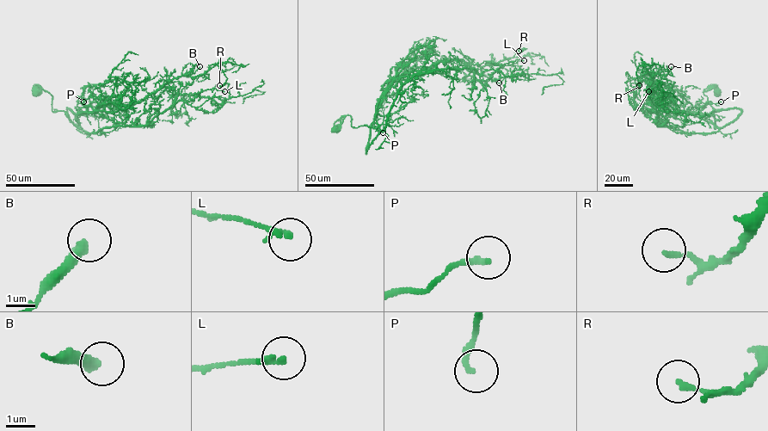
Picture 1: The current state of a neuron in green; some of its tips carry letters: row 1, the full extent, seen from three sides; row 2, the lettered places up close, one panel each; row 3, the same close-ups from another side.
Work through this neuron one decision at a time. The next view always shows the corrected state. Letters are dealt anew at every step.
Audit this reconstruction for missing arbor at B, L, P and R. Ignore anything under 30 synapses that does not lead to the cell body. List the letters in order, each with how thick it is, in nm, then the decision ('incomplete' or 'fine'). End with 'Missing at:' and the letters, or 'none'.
B: calibre 380 nm; fine
L: calibre 200 nm; fine
P: calibre 220 nm; fine
R: calibre 170 nm; fine
Missing at: none

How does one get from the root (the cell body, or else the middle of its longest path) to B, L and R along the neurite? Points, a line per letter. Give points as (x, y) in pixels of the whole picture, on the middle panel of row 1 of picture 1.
B: (335, 127), (346, 115), (353, 127), (378, 127), (378, 101), (390, 85), (440, 62), (476, 64), (499, 83)
L: (335, 127), (349, 115), (353, 127), (384, 130), (415, 75), (470, 68), (498, 79), (500, 68), (524, 60)
R: (335, 127), (346, 115), (378, 127), (378, 101), (402, 75), (519, 51)

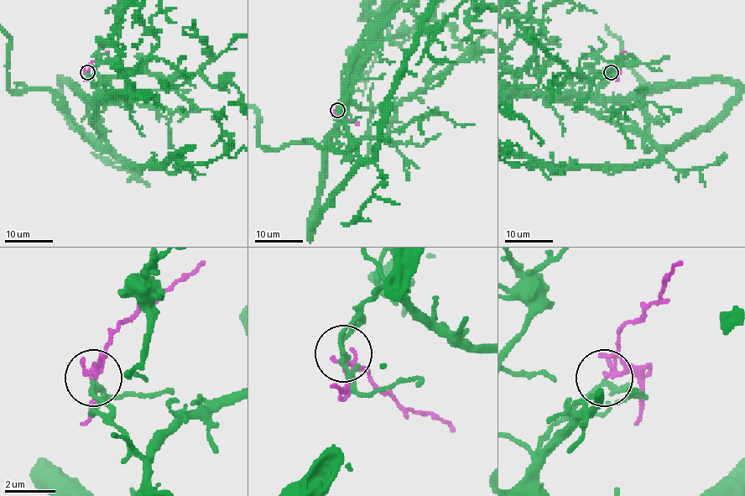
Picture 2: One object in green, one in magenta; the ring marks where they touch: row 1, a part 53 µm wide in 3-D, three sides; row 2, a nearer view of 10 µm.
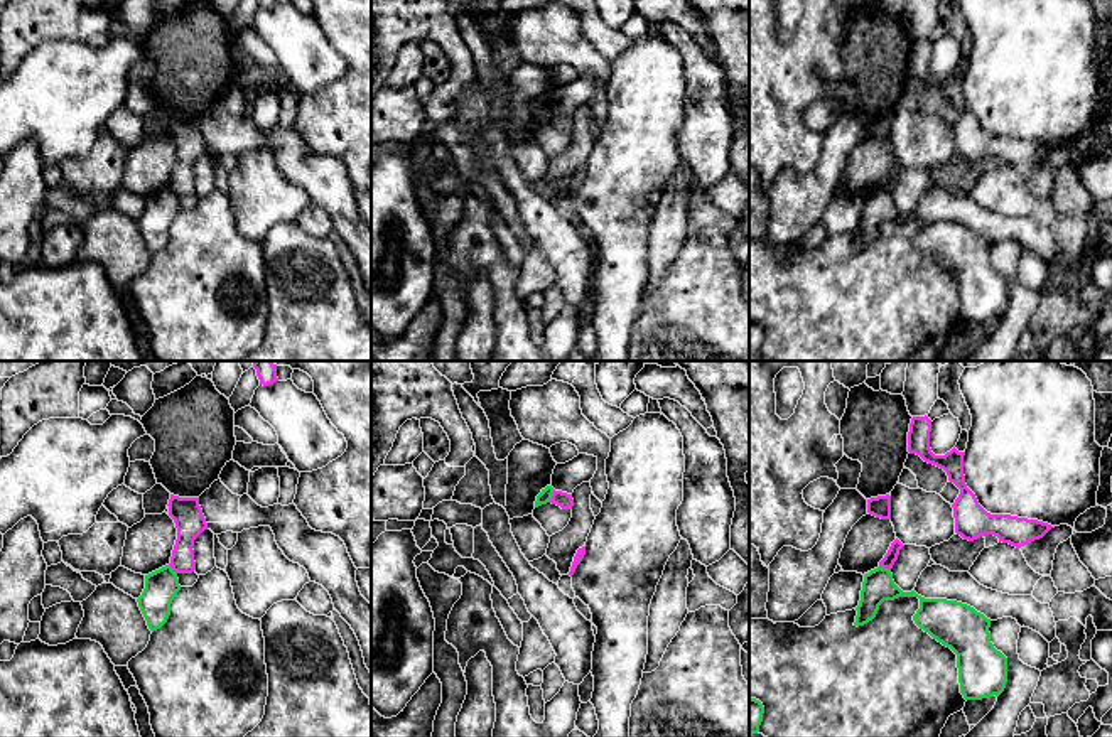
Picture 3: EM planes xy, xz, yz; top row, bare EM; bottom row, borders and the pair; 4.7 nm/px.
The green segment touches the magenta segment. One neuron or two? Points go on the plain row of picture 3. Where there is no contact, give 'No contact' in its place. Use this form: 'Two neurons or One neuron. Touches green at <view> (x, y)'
Two neurons. Touches green at xz (550, 118)

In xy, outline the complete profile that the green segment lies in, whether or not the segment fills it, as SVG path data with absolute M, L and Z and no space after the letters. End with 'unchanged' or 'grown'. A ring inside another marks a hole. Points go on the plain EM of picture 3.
M170 187L145 197L145 211L137 224L152 255L167 245L170 226L179 212L177 194Z | unchanged

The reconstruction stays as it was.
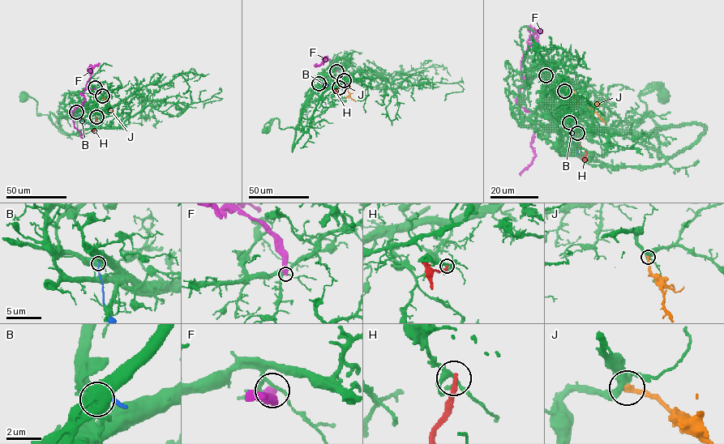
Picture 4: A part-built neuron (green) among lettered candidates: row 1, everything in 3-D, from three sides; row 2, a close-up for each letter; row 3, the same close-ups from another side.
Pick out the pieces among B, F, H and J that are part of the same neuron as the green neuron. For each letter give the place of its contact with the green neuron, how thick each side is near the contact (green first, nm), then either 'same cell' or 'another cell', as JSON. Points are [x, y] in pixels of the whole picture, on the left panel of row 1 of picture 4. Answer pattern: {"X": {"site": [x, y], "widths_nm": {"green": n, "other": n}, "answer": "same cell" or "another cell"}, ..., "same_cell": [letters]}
{"B": {"site": [76, 112], "widths_nm": {"green": 440, "other": 200}, "answer": "another cell"}, "F": {"site": [95, 87], "widths_nm": {"green": 130, "other": 480}, "answer": "another cell"}, "H": {"site": [96, 117], "widths_nm": {"green": 240, "other": 280}, "answer": "another cell"}, "J": {"site": [102, 96], "widths_nm": {"green": 360, "other": 320}, "answer": "same cell"}, "same_cell": ["J"]}

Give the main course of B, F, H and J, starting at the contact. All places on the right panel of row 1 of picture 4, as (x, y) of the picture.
B: (570, 123), (571, 138), (579, 155)
F: (546, 75), (524, 78), (526, 85), (516, 100), (536, 122), (535, 156), (520, 175)
H: (577, 132), (579, 146), (586, 151), (584, 159), (581, 157)
J: (564, 91), (593, 109), (606, 123)

